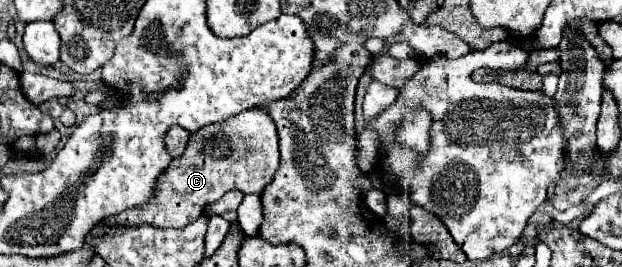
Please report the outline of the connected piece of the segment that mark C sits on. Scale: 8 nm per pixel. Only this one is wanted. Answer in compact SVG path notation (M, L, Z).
M249 109L249 111L243 111L243 113L227 119L225 123L207 125L207 127L199 129L197 133L193 133L183 157L173 159L169 169L161 173L159 187L157 187L151 203L147 203L147 207L129 209L129 211L123 211L119 215L113 215L111 219L107 219L107 223L111 223L111 225L143 225L143 223L149 223L153 227L181 229L181 227L193 223L203 213L203 209L207 205L215 203L219 197L223 197L231 189L261 195L263 189L275 177L277 169L279 169L279 135L277 135L275 123L267 111Z

